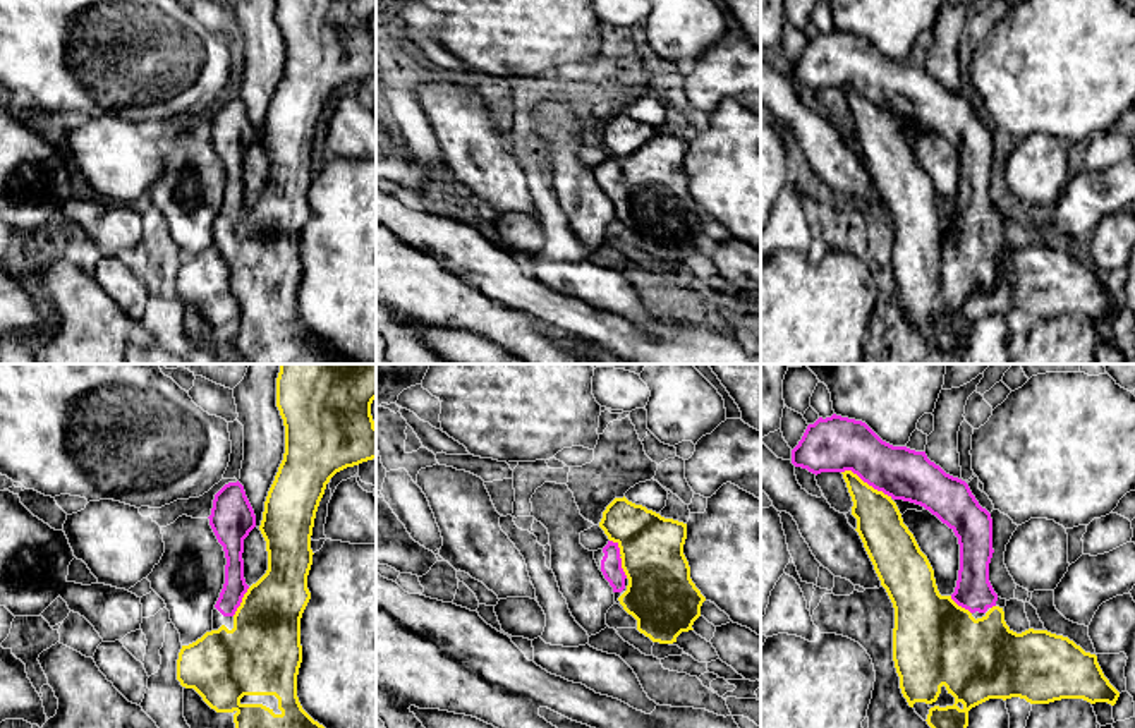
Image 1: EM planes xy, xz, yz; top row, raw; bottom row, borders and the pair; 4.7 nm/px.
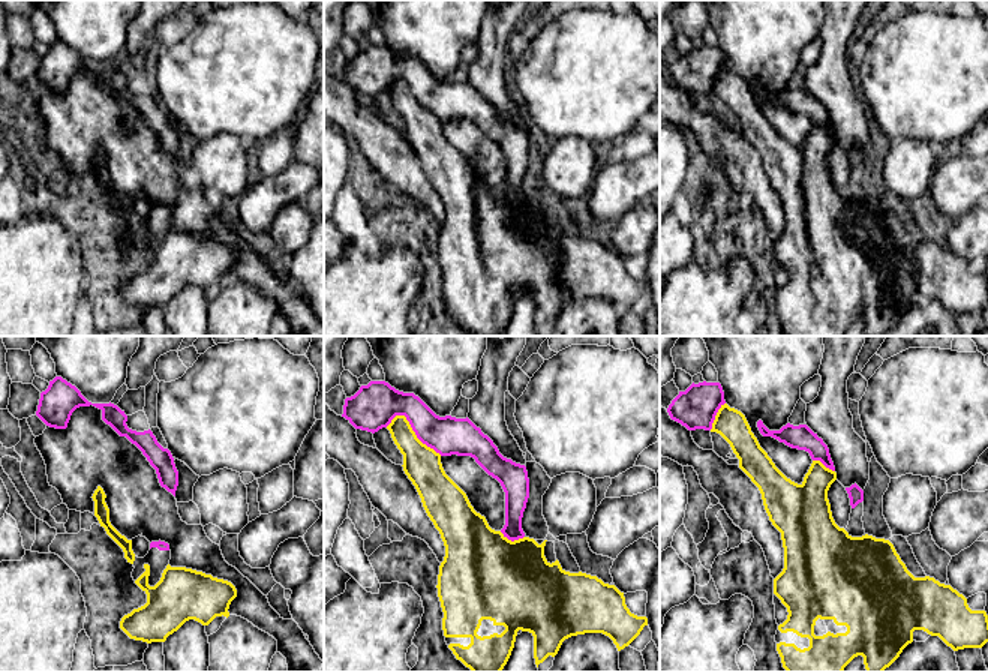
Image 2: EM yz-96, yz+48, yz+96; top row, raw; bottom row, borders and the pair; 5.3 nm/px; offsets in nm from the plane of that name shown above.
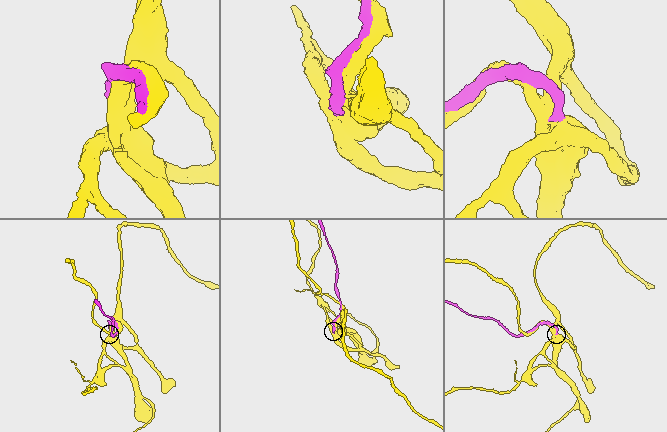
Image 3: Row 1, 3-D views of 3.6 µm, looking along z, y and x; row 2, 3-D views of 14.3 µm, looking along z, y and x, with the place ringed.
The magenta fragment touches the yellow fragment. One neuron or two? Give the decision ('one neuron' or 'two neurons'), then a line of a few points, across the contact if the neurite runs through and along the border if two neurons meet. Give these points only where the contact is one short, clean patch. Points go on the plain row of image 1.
one neuron

